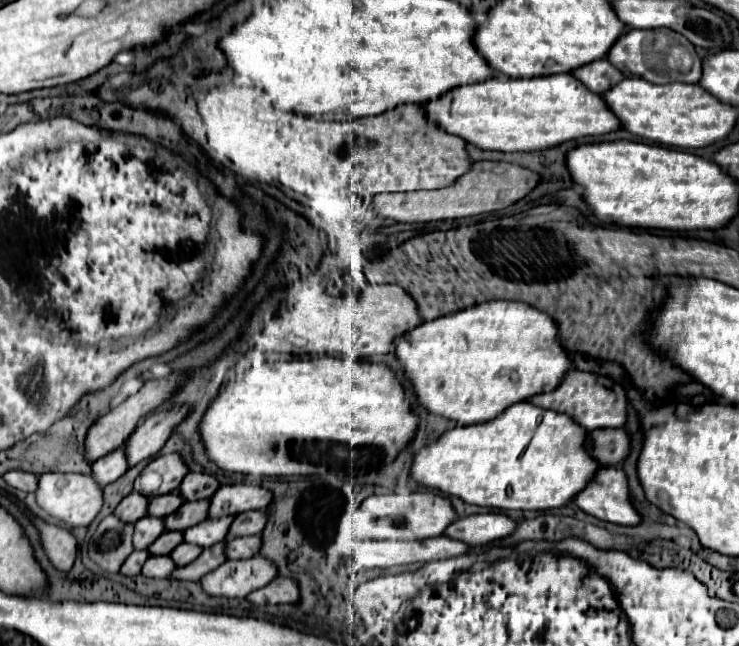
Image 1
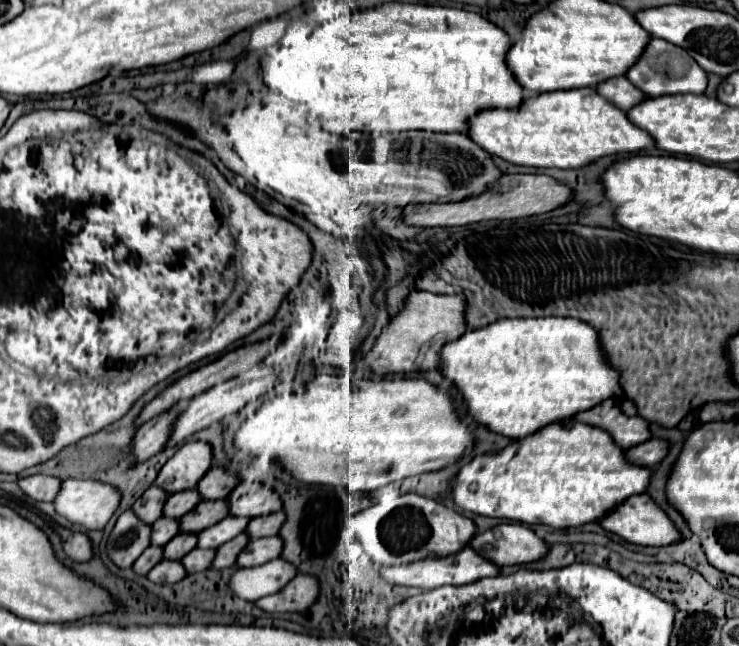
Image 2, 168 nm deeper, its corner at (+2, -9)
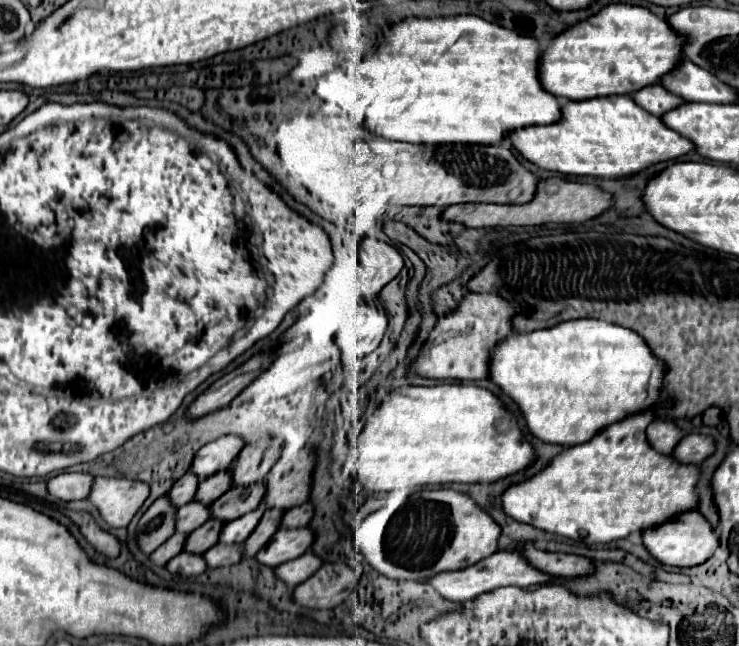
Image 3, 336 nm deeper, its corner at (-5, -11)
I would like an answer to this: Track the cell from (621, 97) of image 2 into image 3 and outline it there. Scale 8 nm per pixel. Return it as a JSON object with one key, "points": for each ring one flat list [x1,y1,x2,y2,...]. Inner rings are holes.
{"points":[[652,84,652,86,644,86,640,90,636,90,632,94,632,100,644,108,646,112,654,114,654,116,662,116,666,114,670,108,676,108,678,104,682,104,682,98,680,96,674,96,672,92,664,90,662,86,658,84]]}

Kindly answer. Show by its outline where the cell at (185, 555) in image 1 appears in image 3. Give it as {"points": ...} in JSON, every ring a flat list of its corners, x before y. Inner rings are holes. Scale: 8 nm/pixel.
{"points":[[216,544,202,556,208,564,208,568,220,568,220,566,232,566,242,560,242,550,238,544]]}

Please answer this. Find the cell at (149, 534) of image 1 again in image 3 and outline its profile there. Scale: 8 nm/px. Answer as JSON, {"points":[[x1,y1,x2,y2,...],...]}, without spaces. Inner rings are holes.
{"points":[[188,502,176,512,176,532,194,532,198,526,202,526,208,520,208,506,198,502]]}

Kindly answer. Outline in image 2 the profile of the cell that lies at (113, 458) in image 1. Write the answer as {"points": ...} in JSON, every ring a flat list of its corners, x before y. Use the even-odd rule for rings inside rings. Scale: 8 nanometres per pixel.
{"points":[[173,406,157,414,137,430,135,442,133,442,135,458,149,458,151,454,159,454,159,450,165,448,173,432,175,420,179,418,179,412,181,412,181,406]]}

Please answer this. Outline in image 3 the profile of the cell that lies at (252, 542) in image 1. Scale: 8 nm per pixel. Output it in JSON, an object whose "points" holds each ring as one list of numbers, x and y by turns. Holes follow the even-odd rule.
{"points":[[280,528,270,538,270,542,256,554,256,560,264,566,276,568,308,552,312,540,314,540,314,534,310,532,310,528,294,528,294,530]]}

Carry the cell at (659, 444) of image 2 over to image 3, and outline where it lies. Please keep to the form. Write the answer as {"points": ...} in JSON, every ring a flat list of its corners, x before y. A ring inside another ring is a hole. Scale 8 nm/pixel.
{"points":[[688,434,674,446,670,456,682,464,700,464,712,452,714,452,714,440,710,436]]}

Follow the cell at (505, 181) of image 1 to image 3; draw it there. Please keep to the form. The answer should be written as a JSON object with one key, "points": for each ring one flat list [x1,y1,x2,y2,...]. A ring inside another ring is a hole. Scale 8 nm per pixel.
{"points":[[546,178,540,180,536,186,534,200,526,204,456,204,448,206,442,212,442,220,446,222,460,222,466,228,488,228,488,226,536,226,548,222,584,222,608,210,612,206,612,196,600,190,594,184,580,184,580,182,566,182,562,178]]}

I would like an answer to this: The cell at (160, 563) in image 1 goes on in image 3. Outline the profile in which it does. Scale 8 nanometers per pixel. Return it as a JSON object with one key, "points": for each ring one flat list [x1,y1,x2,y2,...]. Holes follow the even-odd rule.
{"points":[[180,552,178,556,174,556,174,560,170,560,170,564,166,564,166,570,170,574,182,574,182,576,198,576,206,570,206,562,202,560,202,556,198,554,188,554,188,552]]}

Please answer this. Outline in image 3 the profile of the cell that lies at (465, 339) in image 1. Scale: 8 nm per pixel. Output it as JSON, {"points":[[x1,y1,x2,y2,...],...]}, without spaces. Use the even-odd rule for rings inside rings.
{"points":[[582,318,570,320,570,322,562,322,556,324,554,328,542,328,542,330,534,330,534,332,526,332,526,334,510,334,508,338,504,338,502,342,498,342,492,350,490,350,490,362,488,362,488,380,492,380,502,392,504,396,508,396,520,410,526,428,532,436,540,438,542,442,556,442,562,446,570,446,570,444,582,444,586,440,590,440,602,426,608,426,616,420,622,420,634,412,642,412,642,410,654,410,658,404,658,398,662,398,662,376,664,376,664,366,660,364,660,360,656,360,650,352,650,348,646,346,646,342,632,330,626,330,618,324,610,324,610,322,602,322,602,320,594,318]]}

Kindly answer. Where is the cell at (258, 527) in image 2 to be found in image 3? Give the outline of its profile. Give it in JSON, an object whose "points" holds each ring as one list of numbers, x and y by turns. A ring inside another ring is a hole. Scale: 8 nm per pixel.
{"points":[[304,502,302,506,290,508,290,510,284,512,280,528,302,528,302,526,308,526,308,522,312,518,312,512,314,512,314,508,312,508,310,502]]}

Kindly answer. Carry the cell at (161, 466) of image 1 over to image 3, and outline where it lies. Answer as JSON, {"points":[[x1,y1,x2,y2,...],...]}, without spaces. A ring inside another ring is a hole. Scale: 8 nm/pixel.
{"points":[[232,434,220,436,218,440,204,444,196,452,188,472,194,472,194,476,198,476,198,480,204,480,220,470,228,470,230,462,236,460,240,450,242,450,242,440,238,436,232,436]]}

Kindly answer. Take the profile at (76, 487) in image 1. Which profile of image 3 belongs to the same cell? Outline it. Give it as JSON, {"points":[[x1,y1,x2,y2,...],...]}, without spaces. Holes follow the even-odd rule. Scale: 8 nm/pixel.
{"points":[[94,478,88,500,98,508,106,524,112,528,126,528,148,494,150,488,138,480]]}

